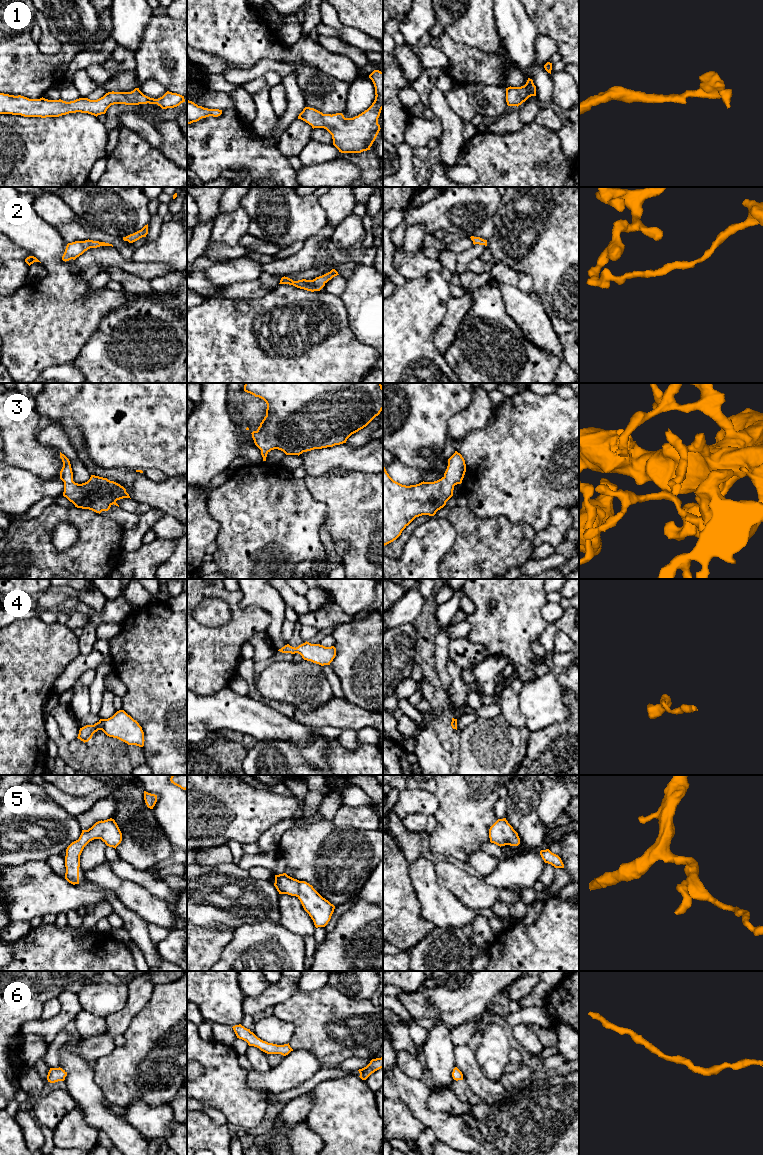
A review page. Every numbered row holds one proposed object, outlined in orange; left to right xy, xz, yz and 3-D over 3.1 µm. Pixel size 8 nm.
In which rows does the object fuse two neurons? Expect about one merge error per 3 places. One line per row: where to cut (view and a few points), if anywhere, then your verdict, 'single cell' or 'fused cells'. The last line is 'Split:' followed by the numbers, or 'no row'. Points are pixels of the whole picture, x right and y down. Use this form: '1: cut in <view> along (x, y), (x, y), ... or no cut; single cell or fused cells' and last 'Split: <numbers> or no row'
1: no cut; single cell
2: no cut; single cell
3: no cut; single cell
4: no cut; single cell
5: no cut; single cell
6: no cut; single cell
Split: no row

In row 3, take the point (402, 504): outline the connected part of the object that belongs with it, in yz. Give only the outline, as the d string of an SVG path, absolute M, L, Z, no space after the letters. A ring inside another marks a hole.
M455 451L441 479L406 486L394 481L383 463L383 546L396 540L416 517L434 516L443 508L465 472L465 460Z

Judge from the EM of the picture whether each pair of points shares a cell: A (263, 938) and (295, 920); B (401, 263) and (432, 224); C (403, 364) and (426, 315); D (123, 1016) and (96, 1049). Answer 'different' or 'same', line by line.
A: different
B: different
C: same
D: same

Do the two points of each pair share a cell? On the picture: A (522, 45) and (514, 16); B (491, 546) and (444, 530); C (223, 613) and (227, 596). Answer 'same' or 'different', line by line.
A: same
B: different
C: different

